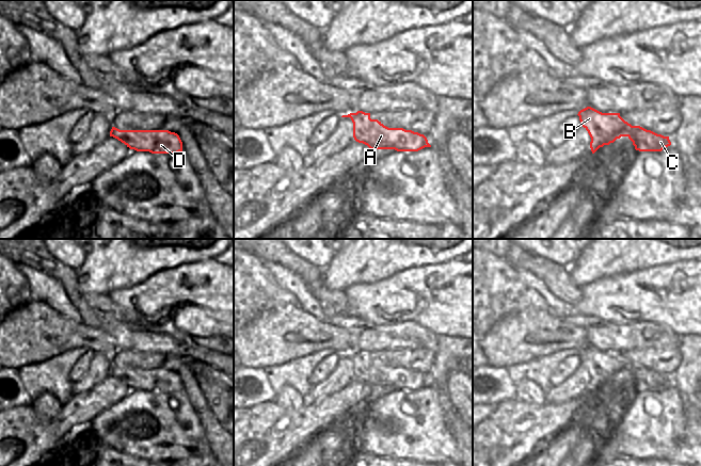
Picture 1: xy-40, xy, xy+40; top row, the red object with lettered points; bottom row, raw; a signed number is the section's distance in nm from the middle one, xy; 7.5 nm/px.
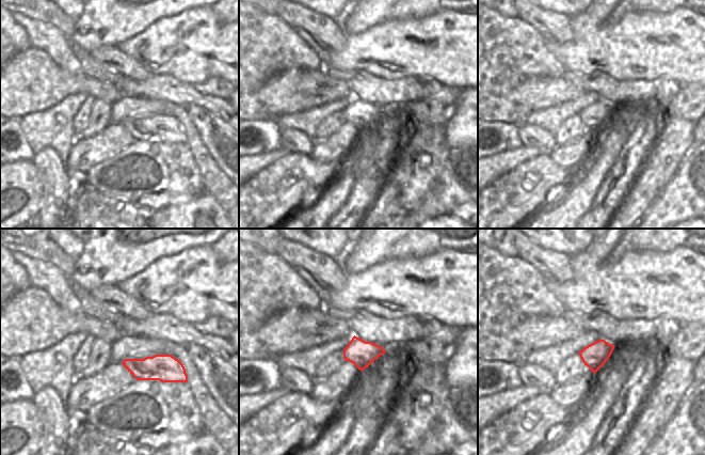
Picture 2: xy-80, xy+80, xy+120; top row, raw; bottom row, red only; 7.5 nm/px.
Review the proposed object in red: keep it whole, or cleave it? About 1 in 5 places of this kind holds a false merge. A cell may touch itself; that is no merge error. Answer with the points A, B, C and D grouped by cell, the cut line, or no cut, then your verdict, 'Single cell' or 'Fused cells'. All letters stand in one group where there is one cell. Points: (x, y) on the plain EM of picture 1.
Groups: A B C D. No split. Single cell.

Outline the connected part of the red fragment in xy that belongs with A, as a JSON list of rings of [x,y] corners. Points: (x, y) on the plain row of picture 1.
[[[357,350],[341,356],[351,357],[354,379],[370,388],[418,390],[425,386],[431,386],[424,373],[403,367],[388,367],[378,358],[371,358],[370,352]]]

